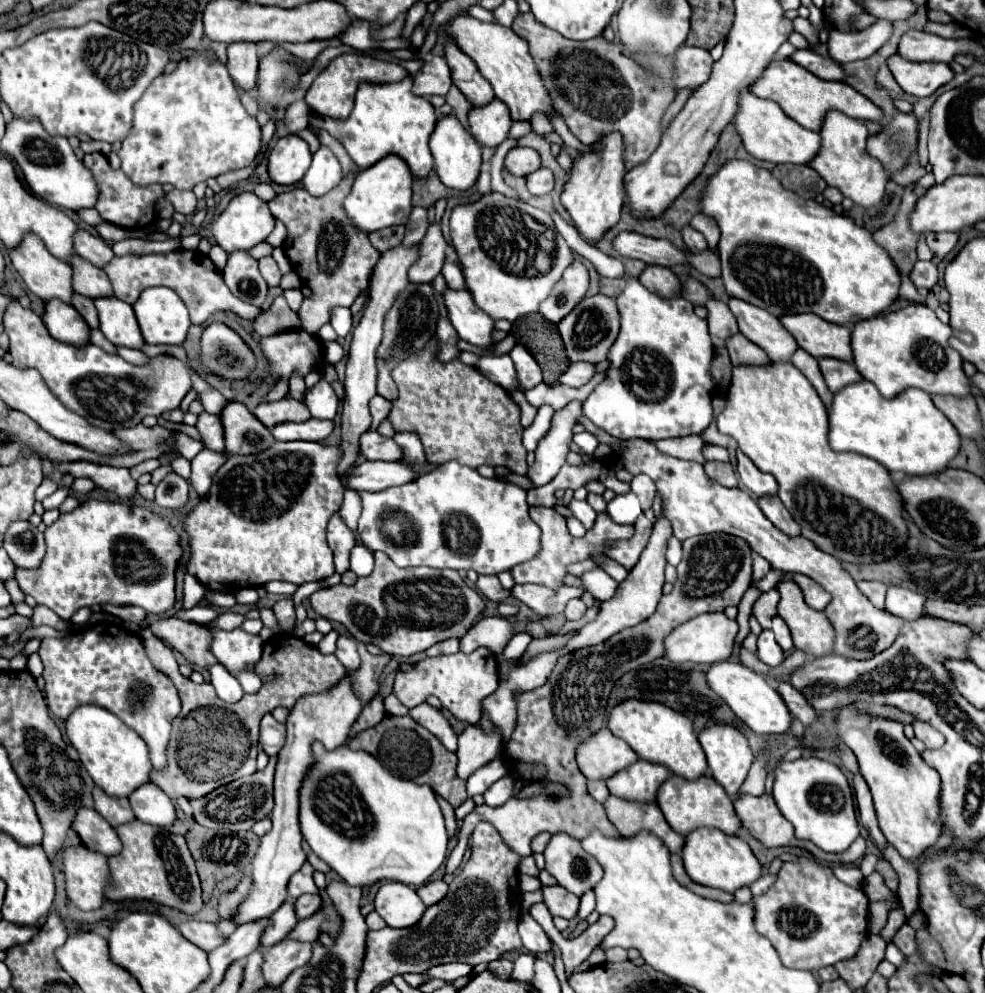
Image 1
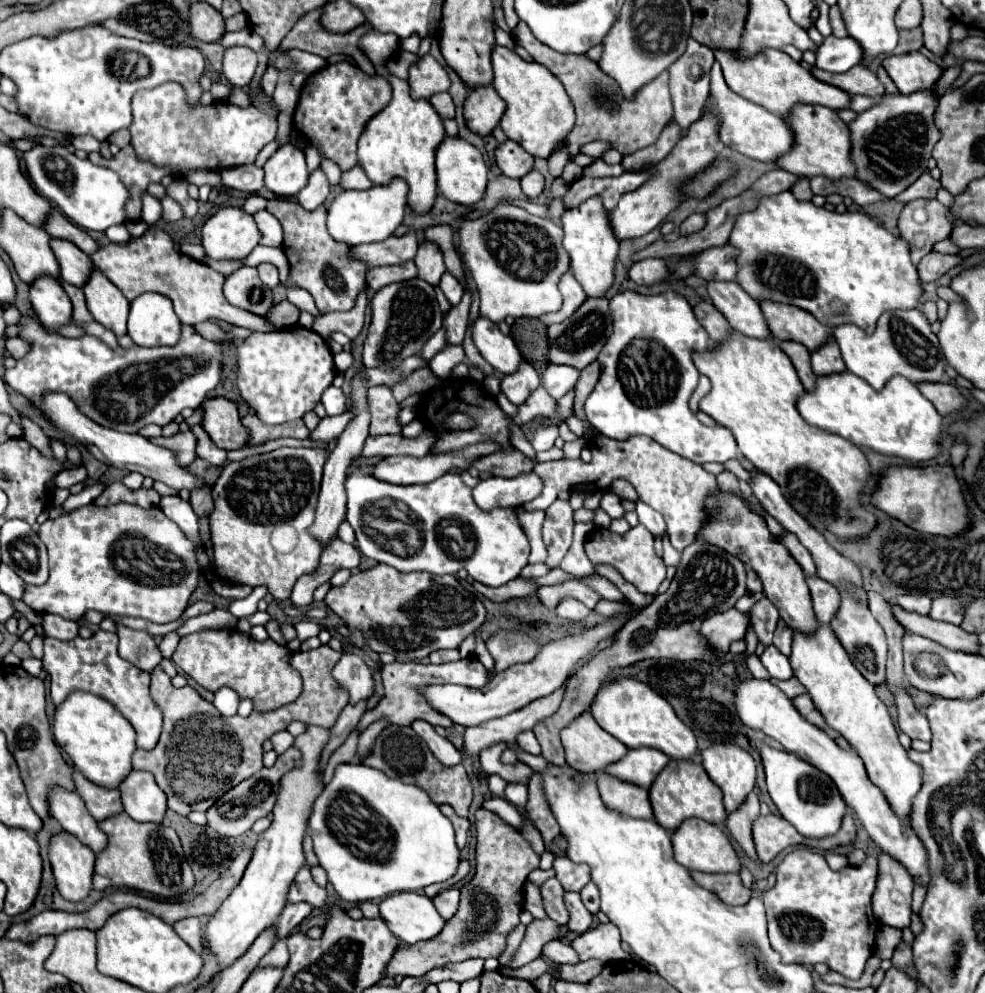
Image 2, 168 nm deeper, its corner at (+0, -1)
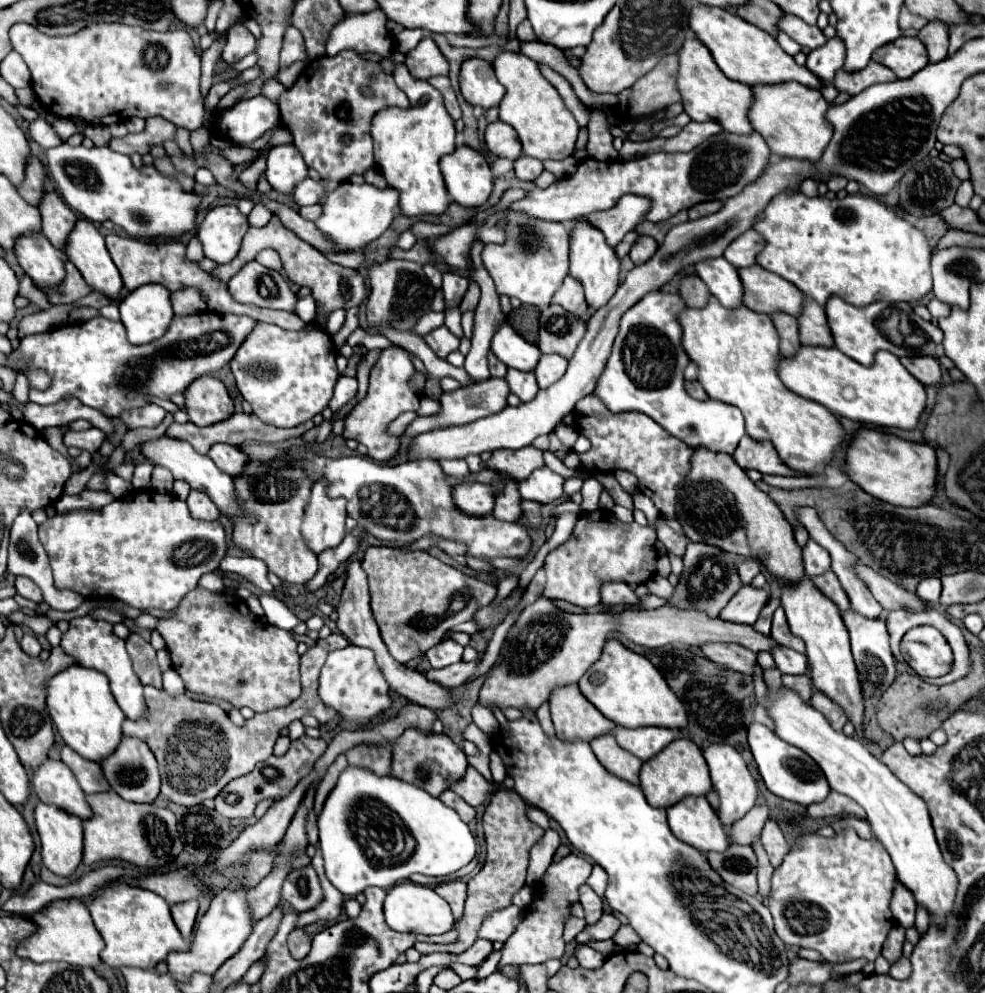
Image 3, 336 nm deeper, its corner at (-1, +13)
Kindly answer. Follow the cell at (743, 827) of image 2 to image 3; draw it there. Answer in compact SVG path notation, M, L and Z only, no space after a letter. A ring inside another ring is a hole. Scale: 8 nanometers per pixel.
M759 839L753 841L751 847L753 847L755 855L757 855L757 883L759 883L759 893L761 893L763 897L767 897L767 895L769 895L769 881L771 881L773 867L771 867L771 863L769 863L769 859L767 859L767 853L765 853L765 849L761 847L761 841L759 841Z

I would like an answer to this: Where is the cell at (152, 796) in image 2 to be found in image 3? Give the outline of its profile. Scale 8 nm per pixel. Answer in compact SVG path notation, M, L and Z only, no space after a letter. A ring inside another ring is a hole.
M123 737L121 745L117 747L117 753L113 753L105 761L101 761L101 767L103 767L107 781L111 783L111 789L115 793L119 793L125 801L153 803L155 797L159 795L161 781L159 781L157 761L155 761L151 749L143 741L137 741L133 737Z

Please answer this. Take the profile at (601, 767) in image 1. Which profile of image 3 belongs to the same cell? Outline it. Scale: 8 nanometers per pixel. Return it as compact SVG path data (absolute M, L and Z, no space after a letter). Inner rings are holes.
M577 685L557 689L551 703L551 717L561 741L593 741L605 733L613 733L615 723L601 715L579 691Z

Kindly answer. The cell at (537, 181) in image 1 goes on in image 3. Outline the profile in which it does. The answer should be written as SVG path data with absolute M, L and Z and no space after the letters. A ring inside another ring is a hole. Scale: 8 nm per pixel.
M519 157L517 161L515 161L515 173L517 173L517 177L519 179L523 179L523 181L535 181L539 175L541 175L541 171L543 171L545 167L543 167L543 163L541 161L537 161L537 159L533 159L533 157Z

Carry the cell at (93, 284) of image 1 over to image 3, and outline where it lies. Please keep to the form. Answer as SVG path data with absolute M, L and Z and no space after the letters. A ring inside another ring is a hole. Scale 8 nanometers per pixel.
M53 191L49 193L49 201L41 205L41 219L43 219L43 235L61 251L65 251L67 237L77 223L77 215L69 209L61 197Z

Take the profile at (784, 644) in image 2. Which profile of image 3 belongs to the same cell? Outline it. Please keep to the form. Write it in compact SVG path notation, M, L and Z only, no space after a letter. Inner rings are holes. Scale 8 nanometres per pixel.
M779 607L779 609L775 611L775 615L773 615L771 637L773 637L777 643L785 645L785 647L791 647L791 649L795 649L795 651L801 651L801 653L805 651L805 645L803 645L803 641L801 641L799 637L795 637L795 635L789 631L787 617L785 617L785 611L783 611L783 607Z

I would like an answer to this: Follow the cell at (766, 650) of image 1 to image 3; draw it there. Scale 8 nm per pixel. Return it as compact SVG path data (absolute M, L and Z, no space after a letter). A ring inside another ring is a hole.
M775 645L771 649L771 655L777 667L781 669L781 673L789 673L789 675L807 673L807 657L803 653L797 653L785 645Z

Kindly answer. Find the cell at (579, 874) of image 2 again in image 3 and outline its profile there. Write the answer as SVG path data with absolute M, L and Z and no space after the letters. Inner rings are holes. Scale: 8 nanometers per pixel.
M569 853L563 857L559 863L551 863L547 873L543 875L537 891L535 891L535 901L529 907L531 913L525 913L525 923L517 927L517 931L505 941L503 945L503 957L499 961L501 965L523 965L523 963L545 963L549 959L559 959L565 949L563 941L563 921L569 917L569 903L579 901L577 889L581 883L587 881L591 875L593 863L589 863L583 855L579 853Z

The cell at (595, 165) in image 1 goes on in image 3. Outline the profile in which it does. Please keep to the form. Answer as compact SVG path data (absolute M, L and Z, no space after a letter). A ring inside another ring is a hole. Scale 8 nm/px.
M579 217L571 223L569 231L571 251L569 251L569 273L577 277L585 287L585 299L591 309L603 307L619 287L619 257L615 249L605 241L605 235L591 225L585 217Z

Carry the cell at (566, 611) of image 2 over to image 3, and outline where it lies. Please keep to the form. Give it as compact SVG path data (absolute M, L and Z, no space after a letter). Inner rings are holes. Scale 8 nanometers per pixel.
M605 509L585 513L579 517L571 537L547 555L547 585L543 595L549 599L563 599L579 607L593 607L601 601L601 581L625 581L631 585L641 585L655 577L659 557L653 545L655 539L655 529L651 525L643 527L635 521L617 521L617 517Z

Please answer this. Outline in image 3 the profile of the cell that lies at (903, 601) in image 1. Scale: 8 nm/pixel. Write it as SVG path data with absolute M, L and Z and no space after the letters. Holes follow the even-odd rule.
M937 577L923 579L923 581L917 585L917 595L919 595L923 601L929 601L929 603L939 601L939 595L941 595L941 581L939 581Z

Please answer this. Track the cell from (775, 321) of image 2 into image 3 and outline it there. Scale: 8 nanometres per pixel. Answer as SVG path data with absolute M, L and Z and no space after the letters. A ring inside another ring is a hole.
M759 265L739 269L745 285L745 303L755 313L773 315L777 311L799 317L805 305L805 295L789 281L761 269Z

